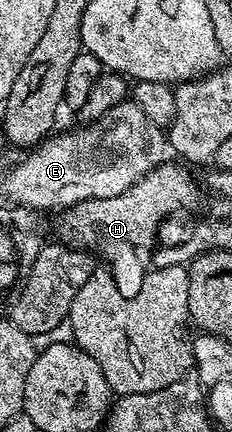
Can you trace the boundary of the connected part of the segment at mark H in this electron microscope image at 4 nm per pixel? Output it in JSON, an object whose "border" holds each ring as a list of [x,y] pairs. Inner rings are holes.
{"border":[[[176,163],[160,164],[135,182],[135,186],[123,190],[123,194],[115,194],[115,198],[83,200],[64,209],[62,216],[65,217],[61,224],[70,236],[68,239],[80,242],[86,249],[96,249],[99,256],[101,251],[102,258],[106,260],[102,261],[119,286],[119,294],[127,297],[139,294],[141,282],[151,270],[160,224],[174,212],[193,210],[191,208],[201,200],[201,192],[189,173],[192,171],[184,163]]]}

